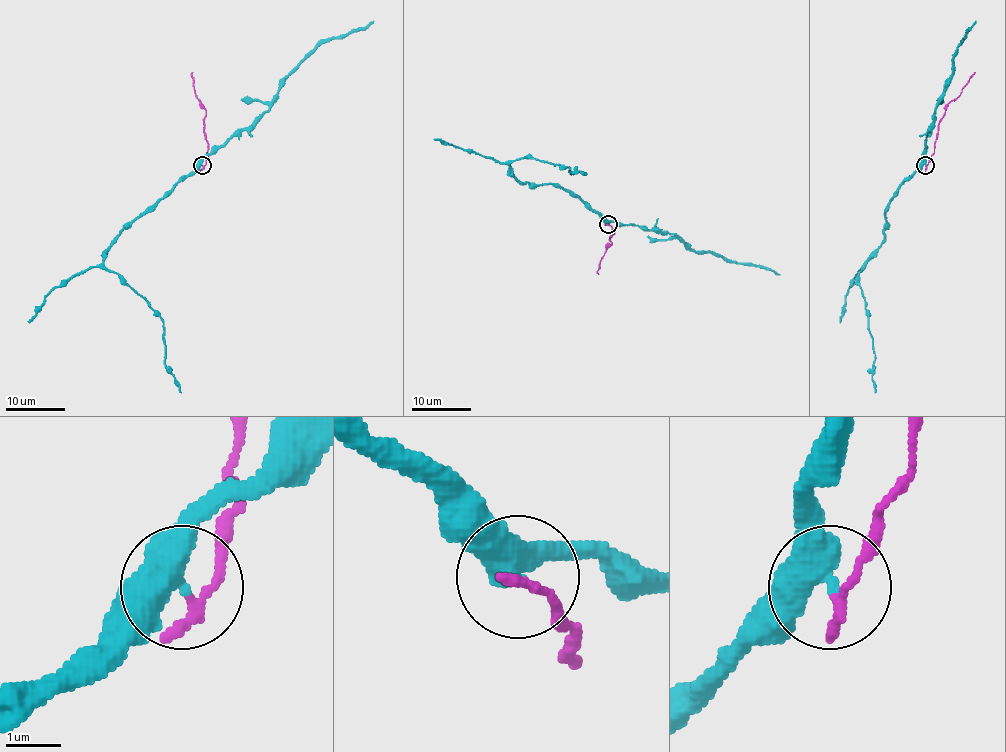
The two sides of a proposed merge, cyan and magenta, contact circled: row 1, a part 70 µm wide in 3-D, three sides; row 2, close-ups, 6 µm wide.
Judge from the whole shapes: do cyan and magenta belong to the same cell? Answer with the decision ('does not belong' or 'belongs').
does not belong

